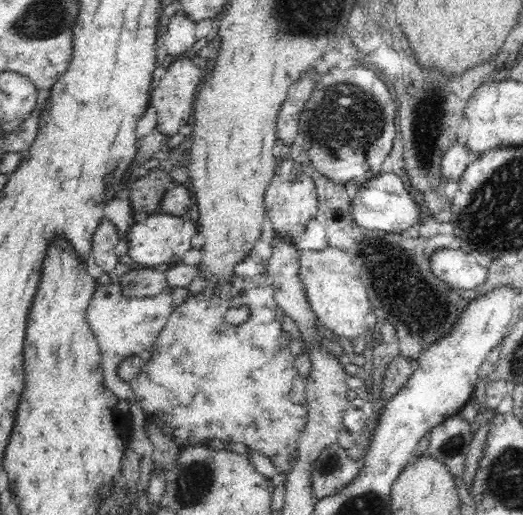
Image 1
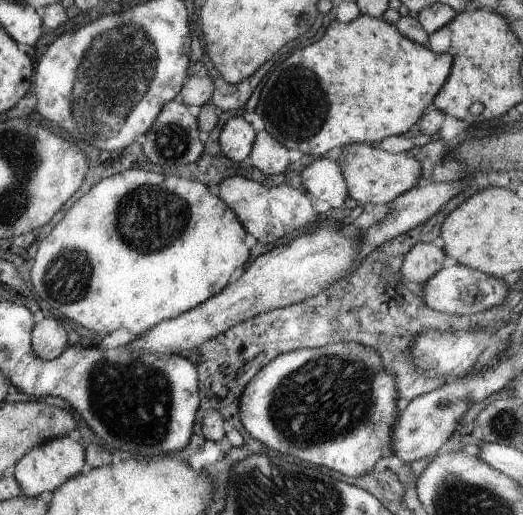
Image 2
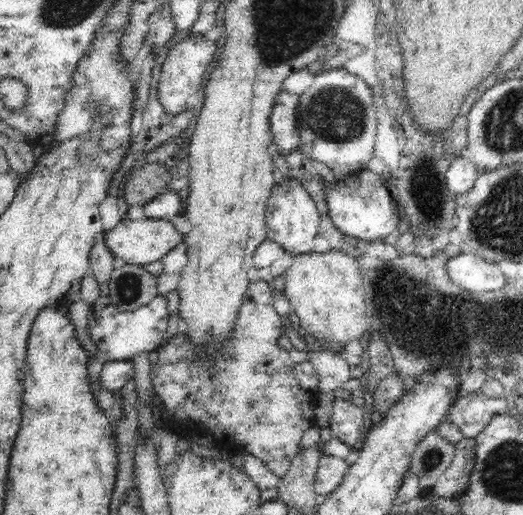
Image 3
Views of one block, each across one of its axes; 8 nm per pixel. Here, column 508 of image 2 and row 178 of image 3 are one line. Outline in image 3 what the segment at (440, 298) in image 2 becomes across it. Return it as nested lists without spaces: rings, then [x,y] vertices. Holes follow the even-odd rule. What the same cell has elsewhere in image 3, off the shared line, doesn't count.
[[[286,178],[282,183],[274,185],[267,200],[265,223],[267,239],[279,244],[284,252],[294,257],[298,254],[313,252],[314,238],[318,234],[320,213],[312,197],[304,190],[299,180]]]

